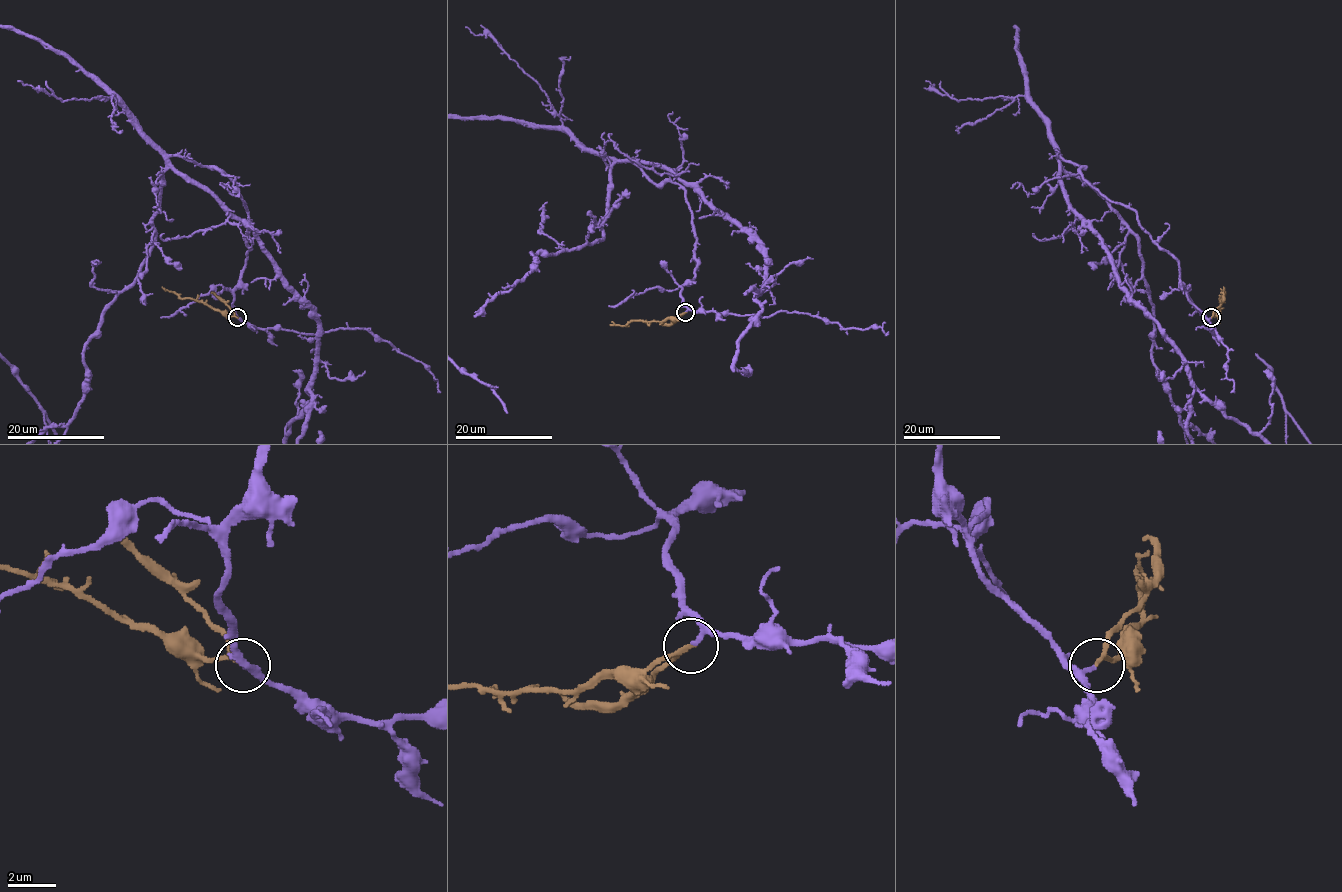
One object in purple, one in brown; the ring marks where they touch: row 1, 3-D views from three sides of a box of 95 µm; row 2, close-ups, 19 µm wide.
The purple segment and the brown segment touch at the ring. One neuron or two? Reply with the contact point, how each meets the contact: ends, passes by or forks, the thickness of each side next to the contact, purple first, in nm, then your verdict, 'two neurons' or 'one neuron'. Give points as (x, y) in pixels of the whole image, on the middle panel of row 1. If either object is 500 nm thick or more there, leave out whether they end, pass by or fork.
at (685, 312); purple passes by; brown passes by; 140 nm thick on the purple side, 140 nm on the other; one neuron

